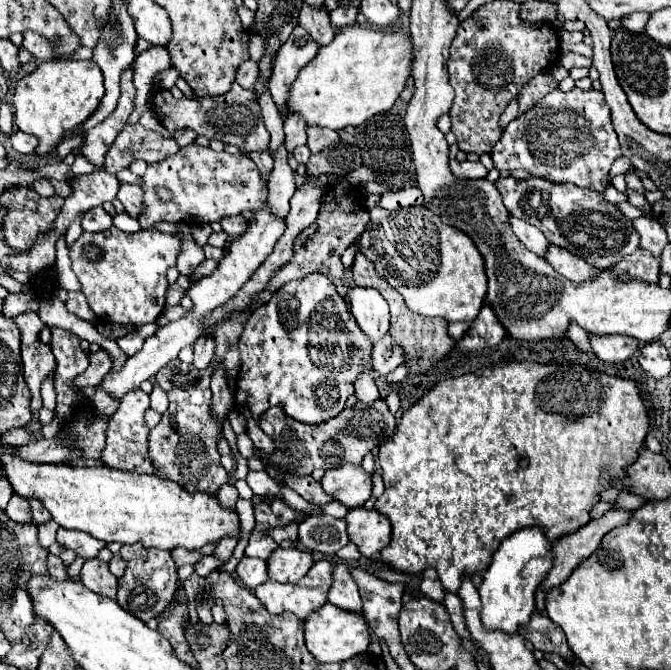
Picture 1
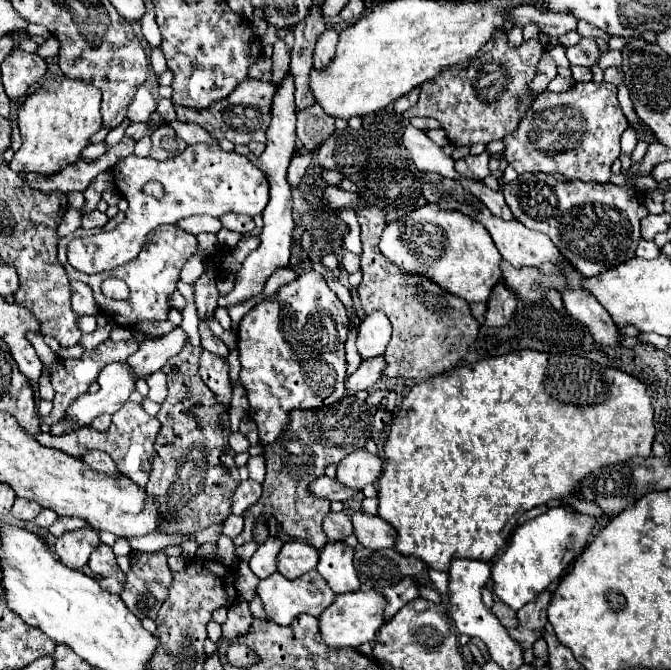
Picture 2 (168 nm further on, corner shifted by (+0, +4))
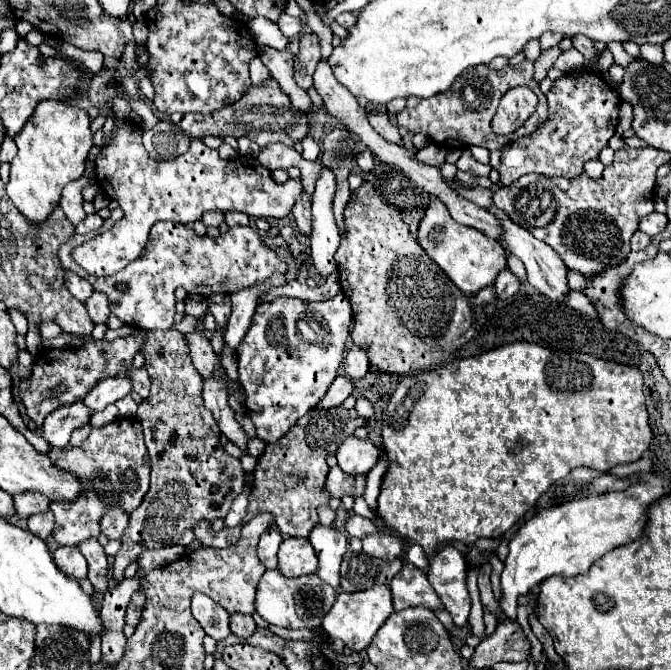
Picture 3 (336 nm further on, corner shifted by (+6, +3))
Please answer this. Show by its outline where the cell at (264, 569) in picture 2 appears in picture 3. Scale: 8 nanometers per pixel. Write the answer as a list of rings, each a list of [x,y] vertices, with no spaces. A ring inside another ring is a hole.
[[[268,527],[262,533],[260,543],[258,543],[258,559],[264,563],[266,569],[276,569],[276,565],[278,565],[276,553],[278,553],[280,543],[282,543],[282,535],[274,527]]]

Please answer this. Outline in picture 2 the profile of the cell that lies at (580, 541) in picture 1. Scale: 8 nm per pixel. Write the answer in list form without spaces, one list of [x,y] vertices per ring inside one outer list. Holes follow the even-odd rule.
[[[542,592],[542,594],[538,594],[538,598],[534,598],[534,602],[526,604],[524,608],[520,608],[516,612],[516,616],[518,616],[518,628],[510,628],[508,634],[516,642],[520,642],[524,650],[528,650],[528,648],[534,646],[534,642],[540,638],[540,632],[548,624],[546,608],[550,604],[550,598],[552,598],[550,592]]]

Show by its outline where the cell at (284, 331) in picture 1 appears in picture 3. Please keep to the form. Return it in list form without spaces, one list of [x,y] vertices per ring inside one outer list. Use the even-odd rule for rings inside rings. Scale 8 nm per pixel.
[[[344,293],[322,303],[306,303],[282,295],[256,307],[250,329],[236,349],[236,357],[240,385],[246,395],[244,403],[258,439],[276,443],[290,431],[298,417],[322,401],[338,377],[350,321],[352,307]]]

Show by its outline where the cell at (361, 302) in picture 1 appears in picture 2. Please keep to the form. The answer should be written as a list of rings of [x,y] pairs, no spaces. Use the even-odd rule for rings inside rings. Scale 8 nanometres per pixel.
[[[378,310],[372,316],[368,316],[362,324],[360,324],[360,332],[358,332],[358,352],[364,360],[374,358],[374,356],[382,356],[388,340],[390,340],[390,322],[388,318]]]

